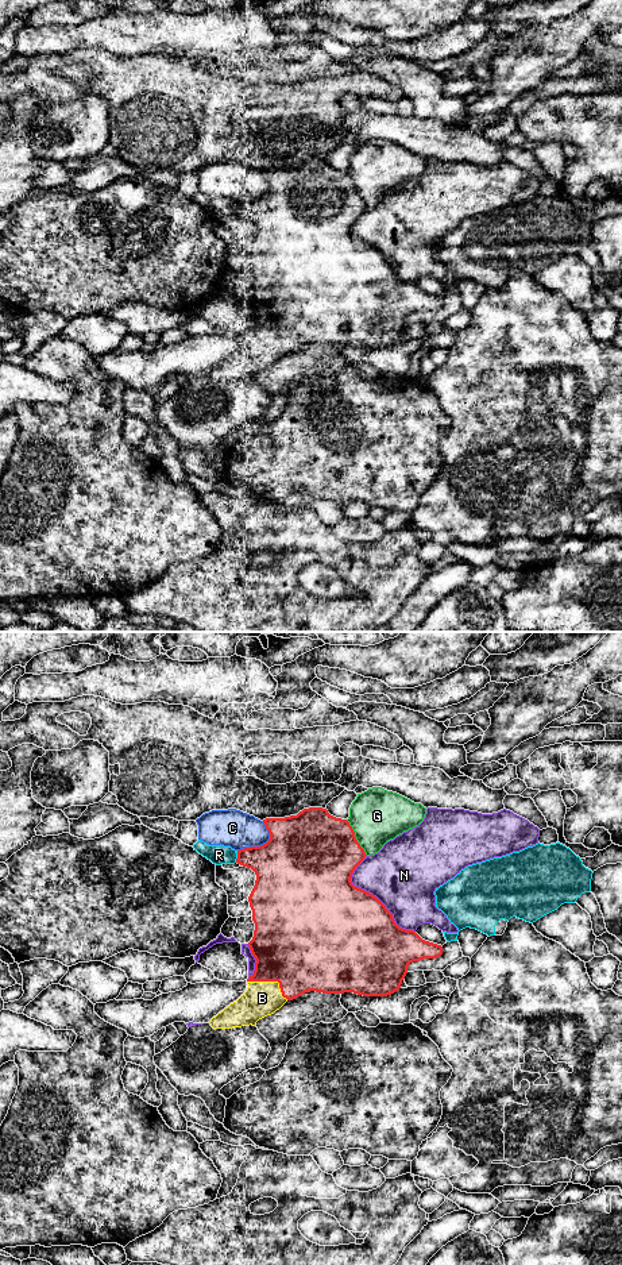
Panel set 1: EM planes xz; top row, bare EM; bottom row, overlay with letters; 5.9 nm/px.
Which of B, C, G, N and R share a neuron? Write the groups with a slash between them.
B / C / G / N / R

